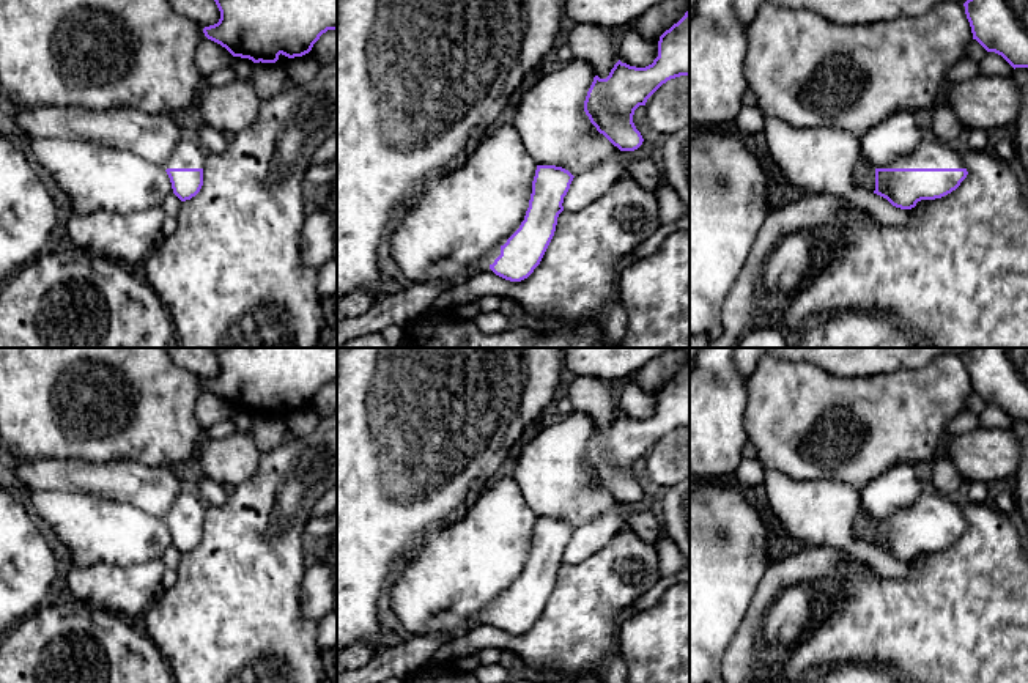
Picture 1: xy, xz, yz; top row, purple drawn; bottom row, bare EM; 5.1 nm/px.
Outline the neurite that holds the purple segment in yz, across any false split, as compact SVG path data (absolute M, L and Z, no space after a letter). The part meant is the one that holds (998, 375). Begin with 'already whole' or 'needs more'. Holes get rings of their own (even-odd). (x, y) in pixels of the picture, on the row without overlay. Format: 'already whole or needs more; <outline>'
already whole; M973 348L963 359L973 392L987 404L1001 408L1014 422L1028 420L1028 348Z

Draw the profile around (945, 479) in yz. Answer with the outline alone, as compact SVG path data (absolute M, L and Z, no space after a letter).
M940 455L934 461L934 471L927 480L927 486L934 488L941 496L951 497L960 488L962 482L963 477L948 456Z

